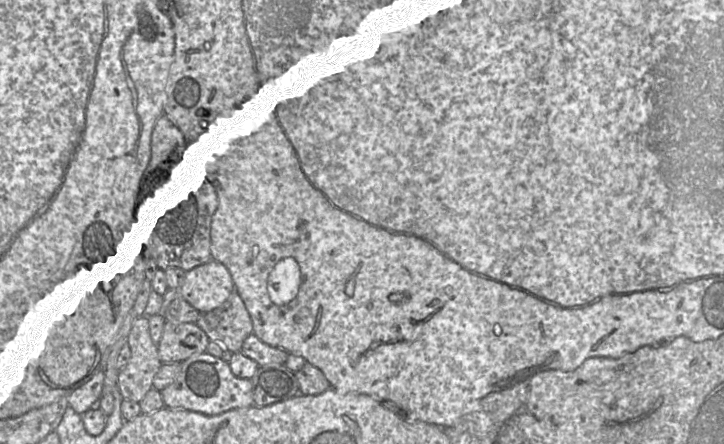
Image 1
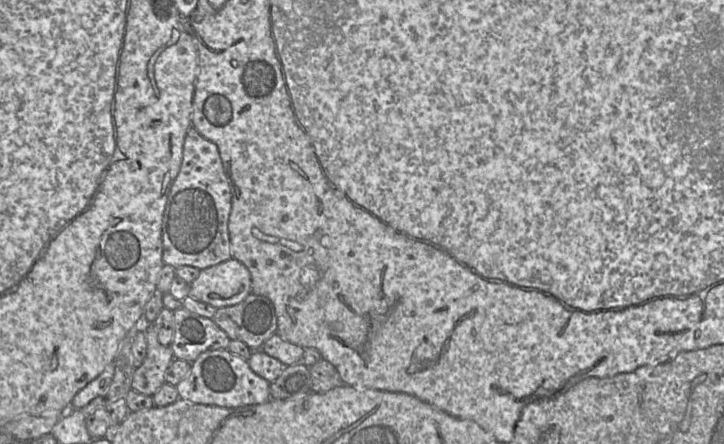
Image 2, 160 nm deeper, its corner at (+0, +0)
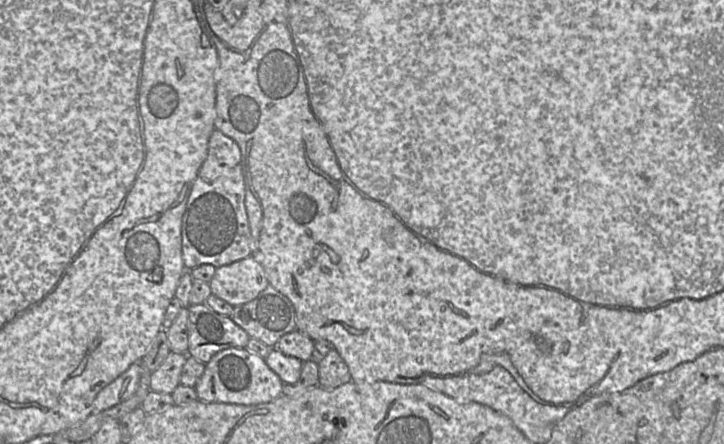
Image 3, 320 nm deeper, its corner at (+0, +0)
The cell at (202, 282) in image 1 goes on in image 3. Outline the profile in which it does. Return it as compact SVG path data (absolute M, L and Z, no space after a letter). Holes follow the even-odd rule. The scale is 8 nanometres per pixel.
M249 256L216 268L208 284L211 294L237 306L255 299L269 281L262 265Z

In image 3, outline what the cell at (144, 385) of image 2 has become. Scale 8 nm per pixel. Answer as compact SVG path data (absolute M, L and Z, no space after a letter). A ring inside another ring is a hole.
M171 351L163 363L149 375L149 389L171 394L180 384L182 368L189 355Z

